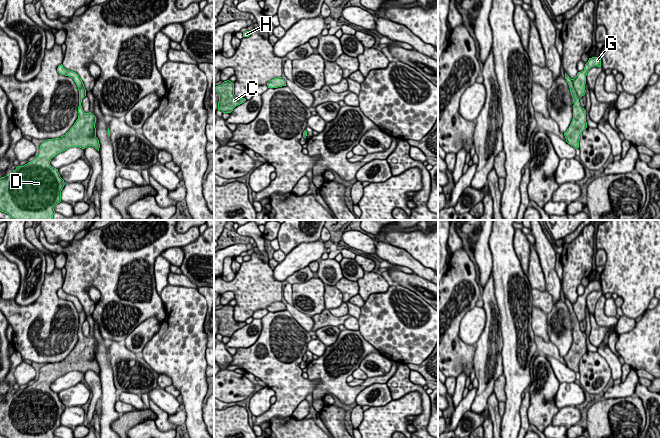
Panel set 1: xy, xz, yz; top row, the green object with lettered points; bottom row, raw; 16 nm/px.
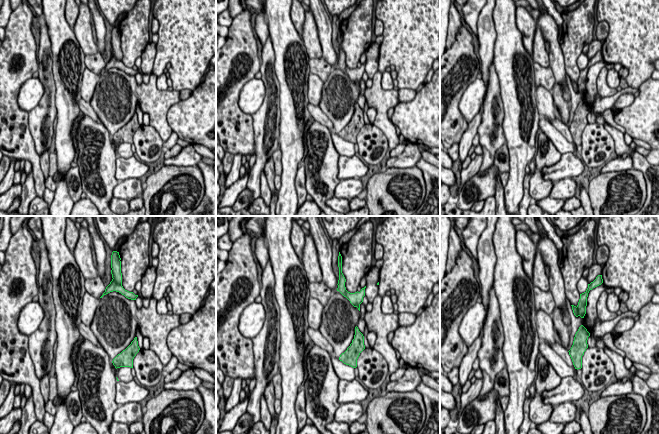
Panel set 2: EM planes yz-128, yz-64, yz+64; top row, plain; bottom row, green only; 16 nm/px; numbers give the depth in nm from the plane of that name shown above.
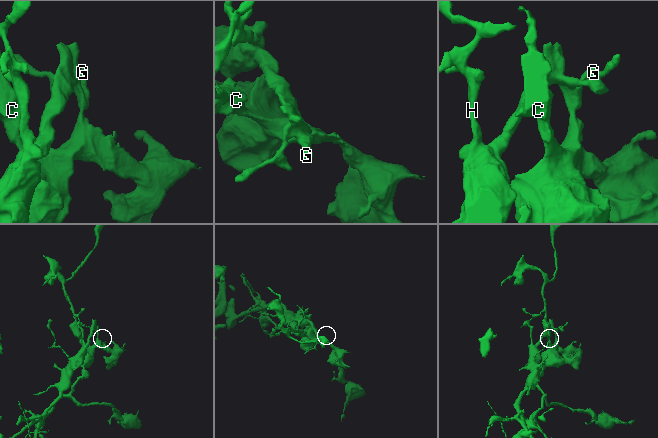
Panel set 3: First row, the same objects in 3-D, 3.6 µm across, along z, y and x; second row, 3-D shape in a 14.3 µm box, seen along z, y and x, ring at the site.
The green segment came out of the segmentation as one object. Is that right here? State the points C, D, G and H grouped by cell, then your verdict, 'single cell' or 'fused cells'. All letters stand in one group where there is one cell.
groups C D / G H; fused cells

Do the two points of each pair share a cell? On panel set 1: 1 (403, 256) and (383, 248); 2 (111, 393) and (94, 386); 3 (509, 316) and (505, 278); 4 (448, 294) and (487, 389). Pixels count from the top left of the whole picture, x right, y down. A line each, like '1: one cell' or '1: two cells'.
1: one cell
2: two cells
3: one cell
4: two cells

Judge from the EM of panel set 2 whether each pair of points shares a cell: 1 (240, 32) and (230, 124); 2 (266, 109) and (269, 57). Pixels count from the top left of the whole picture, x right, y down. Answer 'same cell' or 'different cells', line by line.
1: same cell
2: same cell

